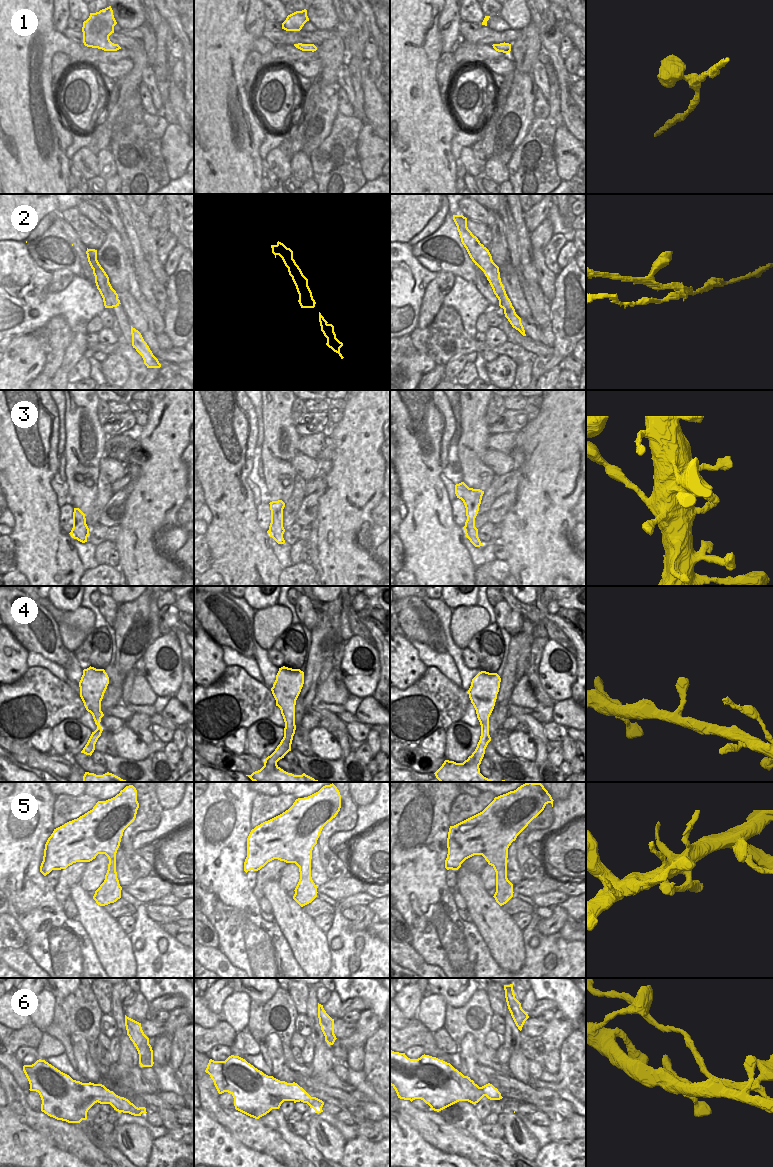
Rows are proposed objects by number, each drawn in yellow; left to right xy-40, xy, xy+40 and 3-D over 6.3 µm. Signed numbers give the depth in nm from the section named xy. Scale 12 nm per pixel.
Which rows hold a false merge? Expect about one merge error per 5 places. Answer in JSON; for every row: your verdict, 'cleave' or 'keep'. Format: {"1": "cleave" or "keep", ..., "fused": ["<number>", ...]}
{"1": "keep", "2": "cleave", "3": "keep", "4": "keep", "5": "keep", "6": "cleave", "fused": ["2", "6"]}

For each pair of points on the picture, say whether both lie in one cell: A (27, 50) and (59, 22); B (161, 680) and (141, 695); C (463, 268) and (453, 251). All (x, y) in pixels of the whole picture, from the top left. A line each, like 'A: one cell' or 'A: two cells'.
A: two cells
B: two cells
C: one cell

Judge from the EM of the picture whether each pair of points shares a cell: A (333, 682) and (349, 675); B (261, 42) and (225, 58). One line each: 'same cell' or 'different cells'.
A: different cells
B: same cell

